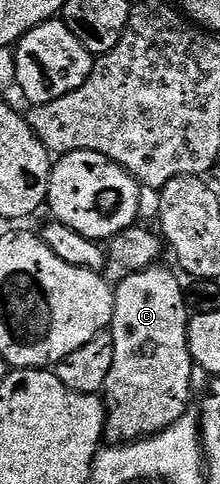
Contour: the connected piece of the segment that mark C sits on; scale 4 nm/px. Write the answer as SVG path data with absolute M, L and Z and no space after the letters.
M154 265L142 271L126 274L124 276L125 280L119 285L116 284L113 293L113 322L111 324L111 334L115 341L115 361L111 364L111 374L107 376L107 385L103 392L105 401L104 438L110 444L120 445L122 443L135 443L139 439L148 439L150 435L157 435L160 431L166 431L168 427L175 425L175 421L179 421L190 410L189 394L193 391L193 371L195 372L195 364L189 348L191 310L189 311L188 305L185 304L185 291L181 288L180 281L177 280L178 272L173 271L168 271L165 265Z

